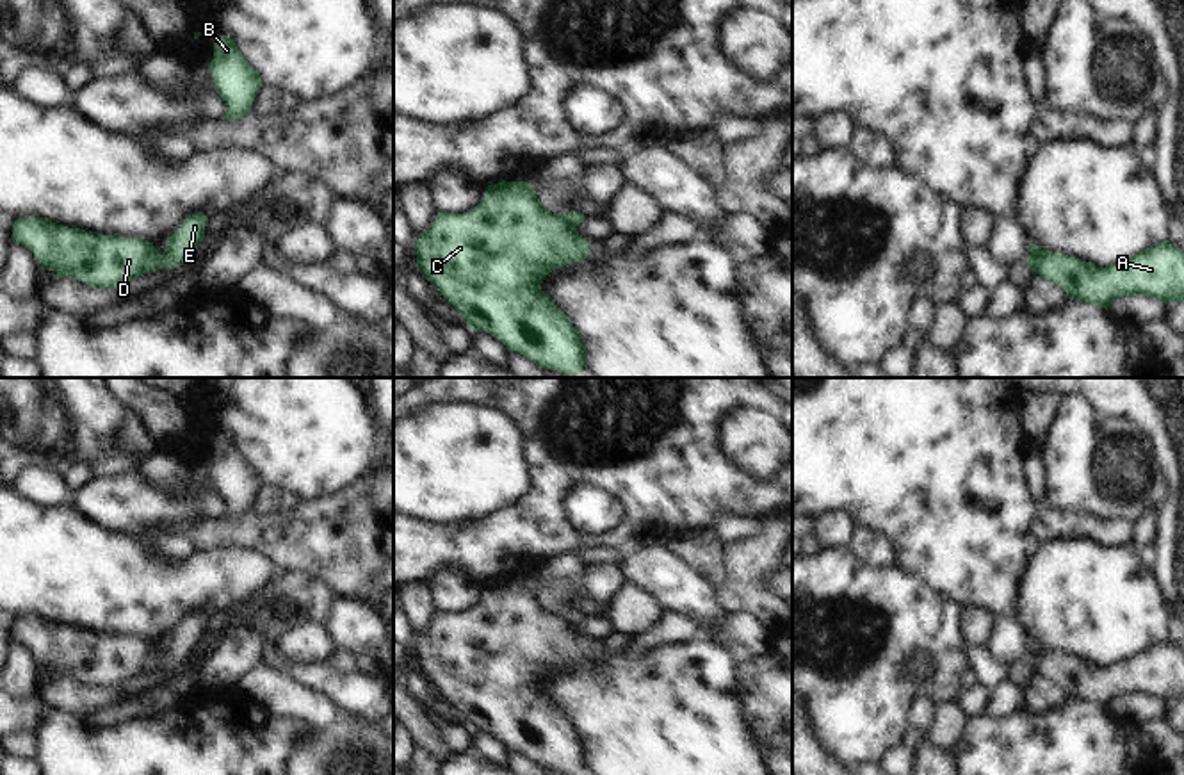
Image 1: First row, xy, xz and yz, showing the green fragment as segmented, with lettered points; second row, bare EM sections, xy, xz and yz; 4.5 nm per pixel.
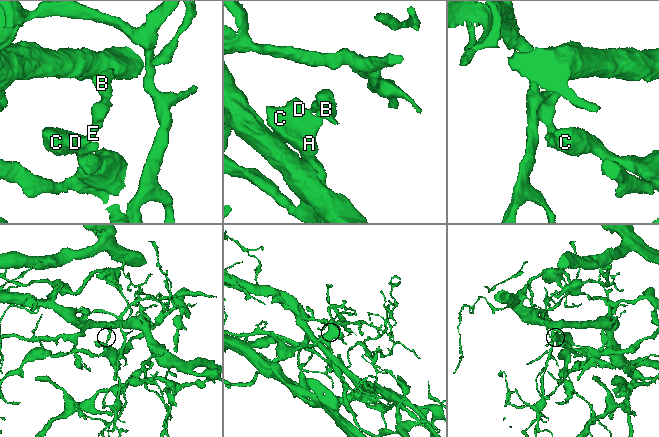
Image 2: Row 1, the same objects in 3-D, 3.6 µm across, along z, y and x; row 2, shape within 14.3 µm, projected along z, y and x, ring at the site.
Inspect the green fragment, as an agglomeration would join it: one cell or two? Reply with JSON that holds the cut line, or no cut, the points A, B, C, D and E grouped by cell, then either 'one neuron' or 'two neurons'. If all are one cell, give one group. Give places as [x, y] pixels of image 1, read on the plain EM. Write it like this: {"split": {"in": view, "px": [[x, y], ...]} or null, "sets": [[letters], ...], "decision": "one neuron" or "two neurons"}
{"split": {"in": "xz", "px": [[565, 613], [574, 626]]}, "sets": [["A", "C", "D"], ["B", "E"]], "decision": "two neurons"}

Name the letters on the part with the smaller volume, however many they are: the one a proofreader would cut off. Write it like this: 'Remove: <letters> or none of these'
Remove: B, E

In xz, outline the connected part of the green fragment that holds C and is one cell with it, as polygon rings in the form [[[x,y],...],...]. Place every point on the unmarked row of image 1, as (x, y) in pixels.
[[[527,581],[488,584],[483,600],[463,613],[440,609],[415,643],[417,666],[474,730],[486,730],[506,748],[516,750],[541,768],[566,775],[586,763],[586,743],[570,716],[541,689],[545,675],[584,659],[591,650],[566,613],[547,609]]]

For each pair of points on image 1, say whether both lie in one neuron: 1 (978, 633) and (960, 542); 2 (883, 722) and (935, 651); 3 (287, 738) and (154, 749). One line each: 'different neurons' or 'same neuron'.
1: different neurons
2: same neuron
3: same neuron

